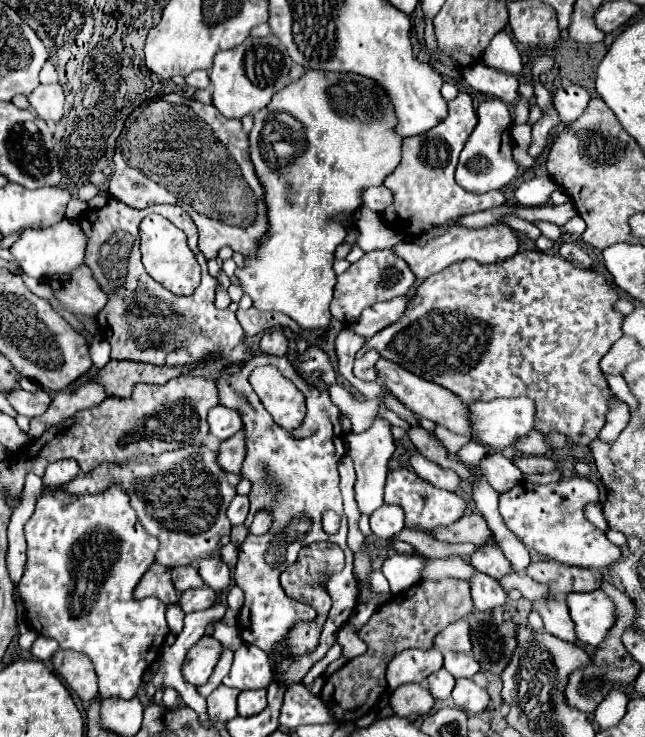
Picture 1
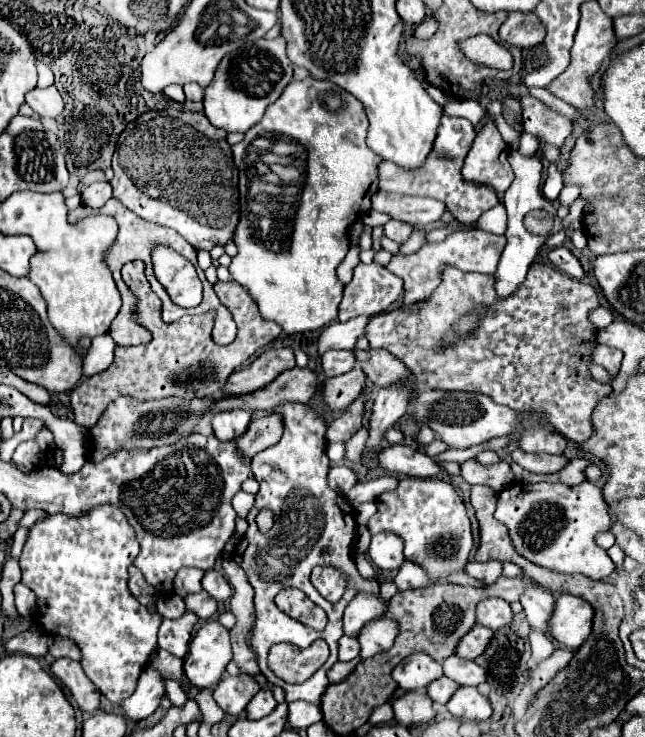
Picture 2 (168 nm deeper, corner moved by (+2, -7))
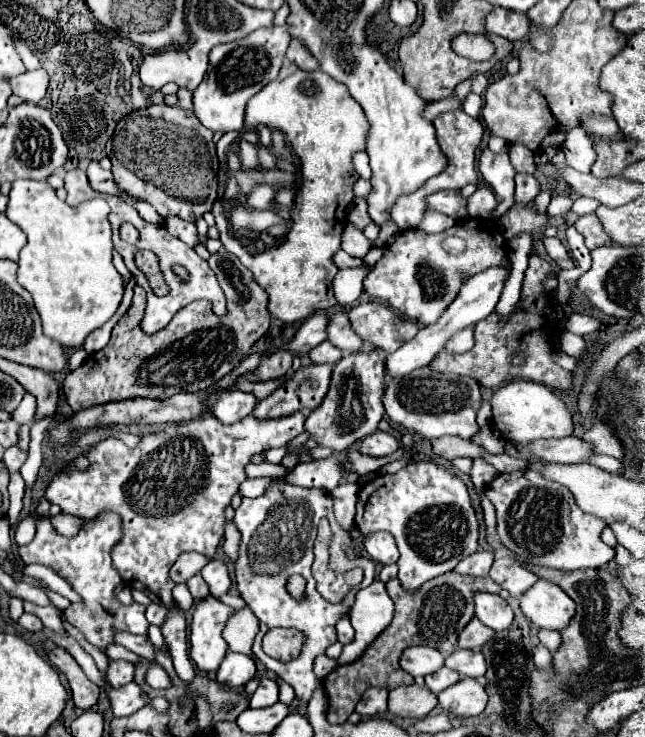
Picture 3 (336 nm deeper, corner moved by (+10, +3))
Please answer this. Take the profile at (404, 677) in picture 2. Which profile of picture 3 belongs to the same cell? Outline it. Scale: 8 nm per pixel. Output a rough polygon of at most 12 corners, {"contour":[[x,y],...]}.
{"contour":[[410,646],[400,668],[428,676],[442,668],[444,656],[430,646]]}

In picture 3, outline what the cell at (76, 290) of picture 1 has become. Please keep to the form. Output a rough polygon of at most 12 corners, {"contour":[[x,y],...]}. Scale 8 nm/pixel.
{"contour":[[16,180],[18,284],[78,348],[124,294],[104,198]]}

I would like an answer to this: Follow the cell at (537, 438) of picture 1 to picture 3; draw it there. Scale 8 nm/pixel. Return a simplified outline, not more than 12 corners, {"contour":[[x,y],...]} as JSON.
{"contour":[[400,447],[394,454],[374,458],[348,451],[346,472],[359,476],[379,471],[404,456]]}

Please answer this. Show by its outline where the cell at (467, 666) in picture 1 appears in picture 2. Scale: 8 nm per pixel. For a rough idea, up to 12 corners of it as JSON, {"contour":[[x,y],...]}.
{"contour":[[460,656],[442,662],[444,674],[460,686],[486,682],[486,672]]}

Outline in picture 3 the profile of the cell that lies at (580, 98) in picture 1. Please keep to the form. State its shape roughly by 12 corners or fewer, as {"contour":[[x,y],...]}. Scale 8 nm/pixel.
{"contour":[[516,174],[518,202],[530,202],[540,192],[534,174]]}

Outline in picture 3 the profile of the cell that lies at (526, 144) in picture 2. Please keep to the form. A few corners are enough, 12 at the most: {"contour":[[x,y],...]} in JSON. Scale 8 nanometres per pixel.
{"contour":[[512,144],[510,154],[516,172],[536,172],[534,154],[524,144]]}

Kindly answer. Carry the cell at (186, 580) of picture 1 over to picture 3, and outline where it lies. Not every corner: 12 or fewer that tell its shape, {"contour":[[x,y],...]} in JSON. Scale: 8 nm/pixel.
{"contour":[[196,552],[180,554],[170,568],[176,584],[190,580],[208,558]]}

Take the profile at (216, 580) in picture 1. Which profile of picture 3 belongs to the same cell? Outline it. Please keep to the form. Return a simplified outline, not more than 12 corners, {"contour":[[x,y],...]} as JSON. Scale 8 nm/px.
{"contour":[[210,560],[200,570],[212,596],[226,594],[230,588],[228,566]]}

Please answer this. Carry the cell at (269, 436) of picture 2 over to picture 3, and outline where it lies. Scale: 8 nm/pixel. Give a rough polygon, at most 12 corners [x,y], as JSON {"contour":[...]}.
{"contour":[[312,364],[252,416],[270,420],[318,408],[330,388],[332,364]]}

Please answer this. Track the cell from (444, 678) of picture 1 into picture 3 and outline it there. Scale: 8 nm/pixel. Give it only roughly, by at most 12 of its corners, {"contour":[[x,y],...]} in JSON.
{"contour":[[446,668],[424,676],[426,686],[434,694],[456,684],[458,672]]}

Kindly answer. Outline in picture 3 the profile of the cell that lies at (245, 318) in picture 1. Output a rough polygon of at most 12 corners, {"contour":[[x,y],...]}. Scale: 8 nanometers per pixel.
{"contour":[[236,256],[208,264],[226,294],[146,336],[136,285],[110,342],[62,382],[74,412],[206,390],[270,326]]}

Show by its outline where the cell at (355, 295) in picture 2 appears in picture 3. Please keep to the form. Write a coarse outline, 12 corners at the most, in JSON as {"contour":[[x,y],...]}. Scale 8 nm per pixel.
{"contour":[[336,252],[332,260],[340,268],[368,268],[362,258]]}

